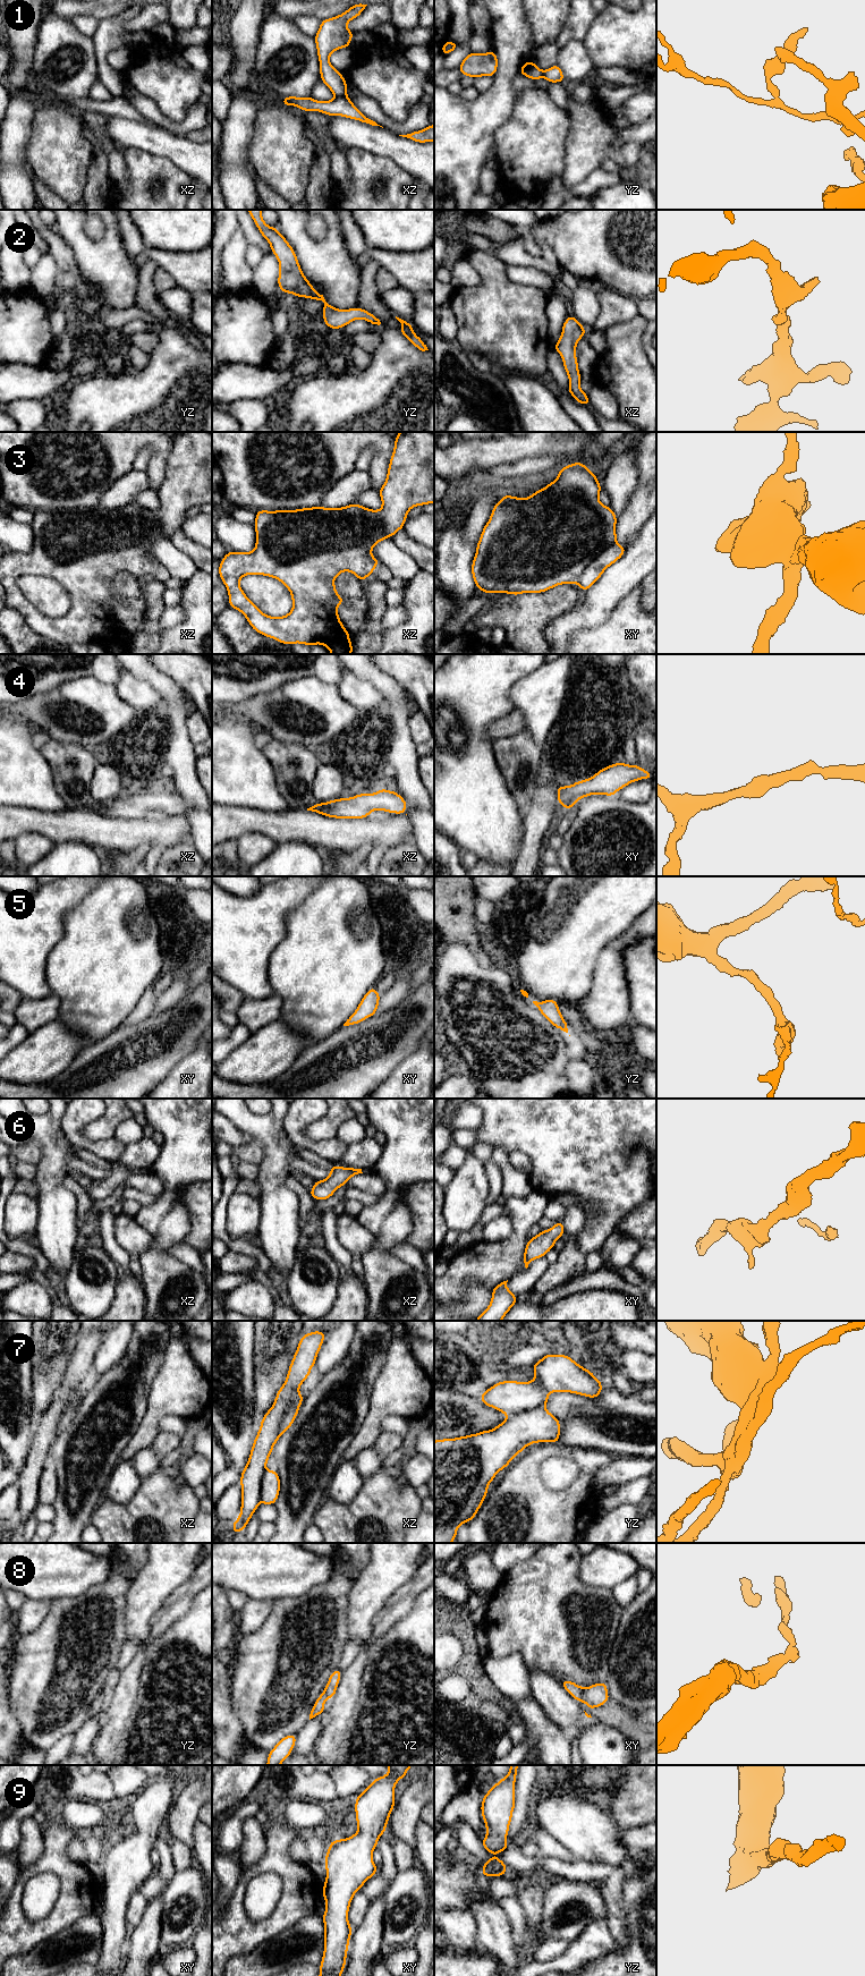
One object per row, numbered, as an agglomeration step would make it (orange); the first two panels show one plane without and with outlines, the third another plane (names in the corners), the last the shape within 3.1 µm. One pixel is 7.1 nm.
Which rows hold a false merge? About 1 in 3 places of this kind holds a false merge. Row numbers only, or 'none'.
1, 8

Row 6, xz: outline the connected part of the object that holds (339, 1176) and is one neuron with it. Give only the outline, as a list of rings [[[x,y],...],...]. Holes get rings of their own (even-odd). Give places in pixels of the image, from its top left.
[[[333,1165],[325,1180],[315,1180],[314,1187],[309,1190],[309,1194],[313,1199],[325,1201],[342,1185],[347,1185],[353,1176],[358,1173],[363,1173],[362,1169]]]

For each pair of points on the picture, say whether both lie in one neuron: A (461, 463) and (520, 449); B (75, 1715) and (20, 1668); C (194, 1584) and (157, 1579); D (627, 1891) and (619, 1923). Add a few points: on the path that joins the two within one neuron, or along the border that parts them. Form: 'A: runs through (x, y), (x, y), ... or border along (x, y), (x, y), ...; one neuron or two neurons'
A: runs through (476, 455), (506, 450); one neuron
B: runs through (61, 1702), (34, 1675); one neuron
C: border along (200, 1563), (164, 1602); two neurons
D: border along (613, 1884), (620, 1897), (628, 1932); two neurons

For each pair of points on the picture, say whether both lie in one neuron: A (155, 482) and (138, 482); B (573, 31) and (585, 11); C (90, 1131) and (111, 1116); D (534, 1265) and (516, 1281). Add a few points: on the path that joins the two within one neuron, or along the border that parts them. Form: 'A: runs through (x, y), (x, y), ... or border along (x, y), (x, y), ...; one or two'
A: border along (147, 473), (151, 488); two
B: runs through (576, 26), (581, 16); one
C: runs through (95, 1131), (105, 1121); one
D: runs through (532, 1271), (522, 1281); one

